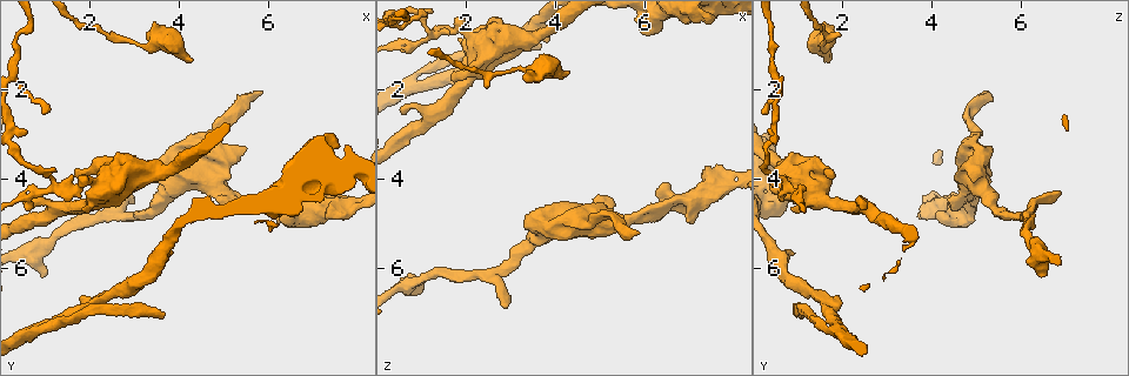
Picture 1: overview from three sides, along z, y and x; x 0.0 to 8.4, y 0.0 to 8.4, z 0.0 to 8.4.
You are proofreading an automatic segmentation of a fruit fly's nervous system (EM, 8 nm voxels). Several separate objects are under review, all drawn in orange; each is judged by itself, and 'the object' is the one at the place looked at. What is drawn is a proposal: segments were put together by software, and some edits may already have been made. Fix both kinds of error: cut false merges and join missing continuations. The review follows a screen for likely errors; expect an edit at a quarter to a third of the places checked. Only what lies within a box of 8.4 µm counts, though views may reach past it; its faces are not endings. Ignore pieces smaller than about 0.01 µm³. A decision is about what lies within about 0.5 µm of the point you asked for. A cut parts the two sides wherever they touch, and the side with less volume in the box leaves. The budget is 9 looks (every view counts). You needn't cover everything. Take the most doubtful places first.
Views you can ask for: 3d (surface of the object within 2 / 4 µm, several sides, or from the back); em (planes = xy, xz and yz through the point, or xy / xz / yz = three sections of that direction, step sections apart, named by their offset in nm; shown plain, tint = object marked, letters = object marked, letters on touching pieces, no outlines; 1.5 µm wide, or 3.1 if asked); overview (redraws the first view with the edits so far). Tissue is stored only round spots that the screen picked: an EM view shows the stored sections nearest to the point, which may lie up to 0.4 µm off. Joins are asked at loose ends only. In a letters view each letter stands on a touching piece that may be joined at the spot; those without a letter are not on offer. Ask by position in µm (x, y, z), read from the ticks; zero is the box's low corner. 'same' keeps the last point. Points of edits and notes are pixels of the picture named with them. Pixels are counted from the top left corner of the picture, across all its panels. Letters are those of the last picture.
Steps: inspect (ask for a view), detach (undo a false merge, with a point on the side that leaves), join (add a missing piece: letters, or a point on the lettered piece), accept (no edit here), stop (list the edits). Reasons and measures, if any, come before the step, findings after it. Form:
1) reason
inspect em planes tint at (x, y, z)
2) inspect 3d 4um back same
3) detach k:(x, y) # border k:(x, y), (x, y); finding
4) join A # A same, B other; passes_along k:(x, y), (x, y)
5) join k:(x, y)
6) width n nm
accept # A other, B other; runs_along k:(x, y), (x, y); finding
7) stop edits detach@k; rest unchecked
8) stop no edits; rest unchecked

free end
inspect em yz step 8 tint at (4.25, 1.40, 1.65)

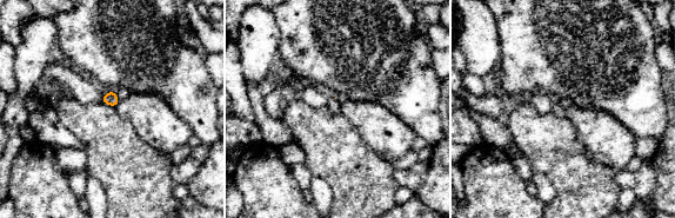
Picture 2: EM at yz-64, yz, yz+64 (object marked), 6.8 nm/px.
cut it another way
inspect em planes letters same

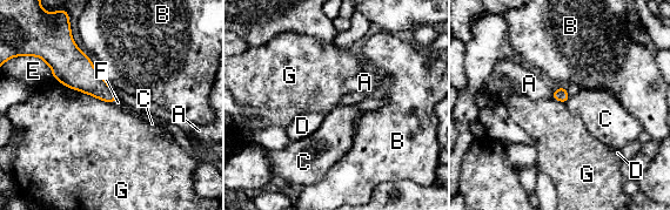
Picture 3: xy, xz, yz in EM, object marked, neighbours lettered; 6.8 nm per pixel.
join F # A other, B other, C other, D other, E other, F same, G other; the neuron continues

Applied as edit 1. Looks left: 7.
inspect em planes plain at (2.95, 4.35, 6.90)

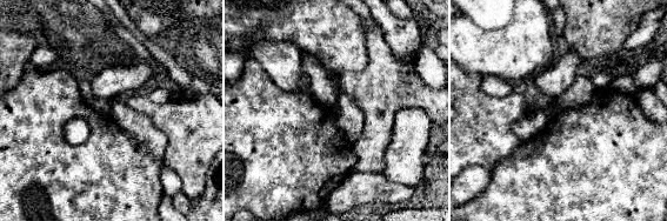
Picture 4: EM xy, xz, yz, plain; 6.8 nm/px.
inspect em planes letters same

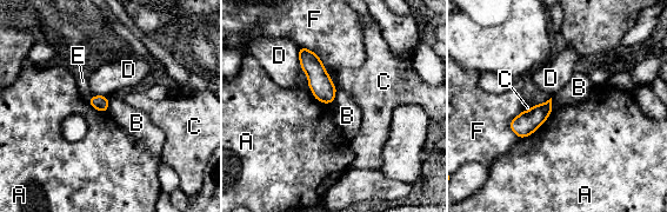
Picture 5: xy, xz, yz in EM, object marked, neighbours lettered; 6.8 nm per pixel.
width 100 nm
accept # A other, B other, C other, D other, E other, F other; border 5:(338, 88), (331, 104); none of them fits

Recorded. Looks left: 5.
an open end
inspect em planes letters at (1.75, 3.95, 1.80)

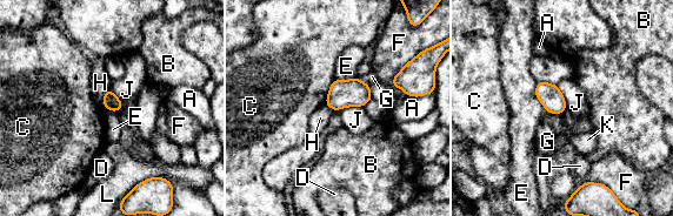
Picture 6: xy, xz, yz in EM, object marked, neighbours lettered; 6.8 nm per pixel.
accept # A other, B other, C other, D other, E other, F other, G other, H other, J other, K other, L other; border 6:(537, 82), (537, 99), (560, 114); no lettered piece goes on from it

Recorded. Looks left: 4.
stop edits join@3; rest unchecked

